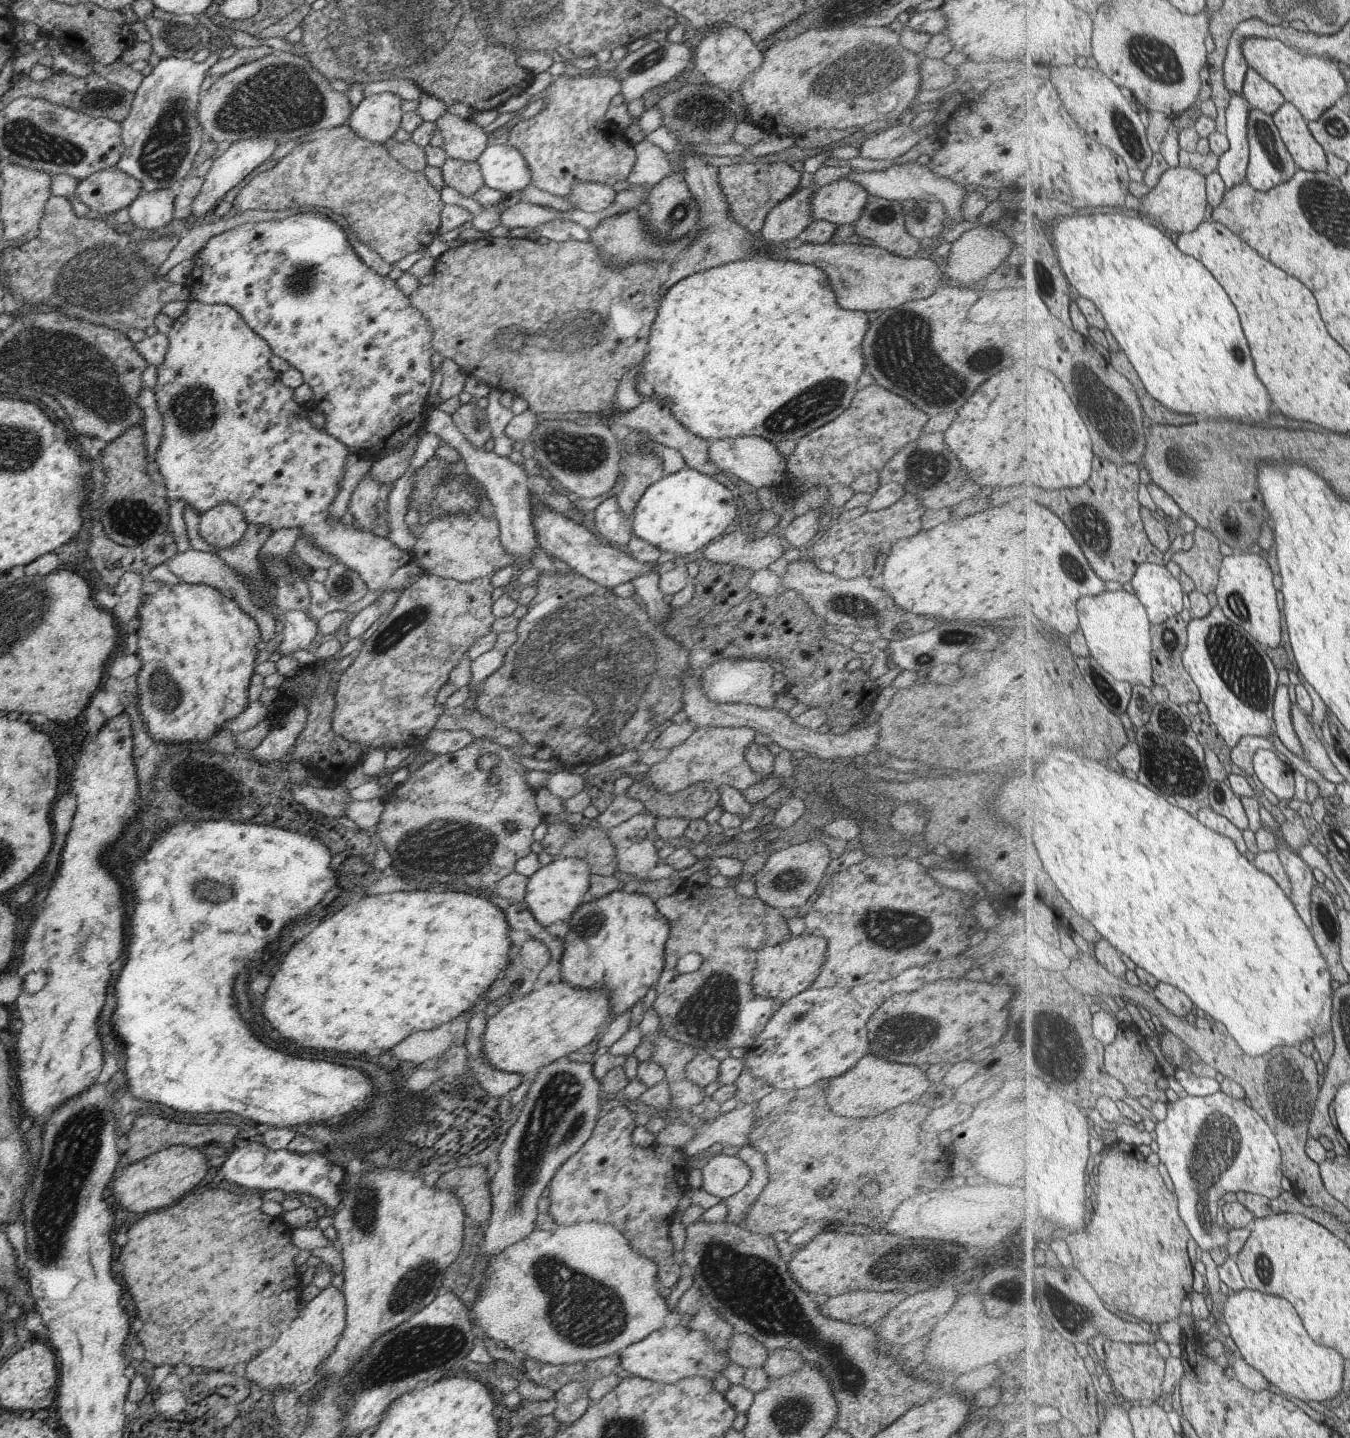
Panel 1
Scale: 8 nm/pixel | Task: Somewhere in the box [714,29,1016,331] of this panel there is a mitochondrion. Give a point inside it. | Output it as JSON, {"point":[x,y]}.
{"point":[847,67]}

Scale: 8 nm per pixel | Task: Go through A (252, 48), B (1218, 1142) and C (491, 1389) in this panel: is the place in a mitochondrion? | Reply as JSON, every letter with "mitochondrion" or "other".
{"A":"other","B":"mitochondrion","C":"other"}

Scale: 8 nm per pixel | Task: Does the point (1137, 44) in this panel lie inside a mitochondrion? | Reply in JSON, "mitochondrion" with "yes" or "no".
{"mitochondrion":"yes"}

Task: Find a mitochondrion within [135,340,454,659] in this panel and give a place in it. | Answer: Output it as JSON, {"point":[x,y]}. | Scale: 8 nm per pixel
{"point":[193,411]}

